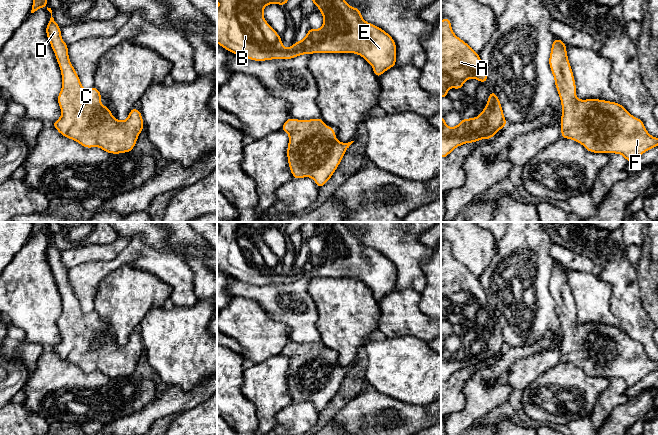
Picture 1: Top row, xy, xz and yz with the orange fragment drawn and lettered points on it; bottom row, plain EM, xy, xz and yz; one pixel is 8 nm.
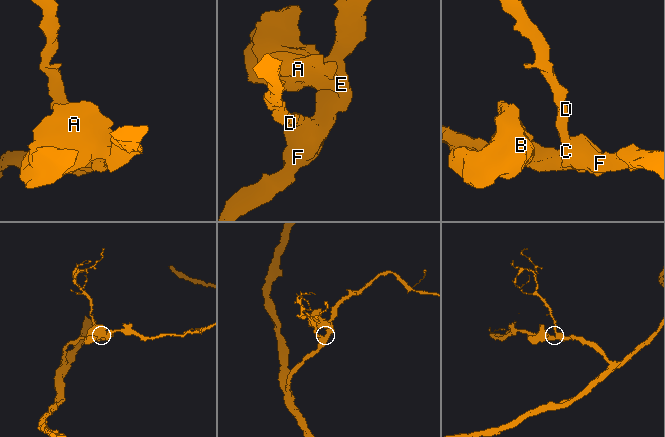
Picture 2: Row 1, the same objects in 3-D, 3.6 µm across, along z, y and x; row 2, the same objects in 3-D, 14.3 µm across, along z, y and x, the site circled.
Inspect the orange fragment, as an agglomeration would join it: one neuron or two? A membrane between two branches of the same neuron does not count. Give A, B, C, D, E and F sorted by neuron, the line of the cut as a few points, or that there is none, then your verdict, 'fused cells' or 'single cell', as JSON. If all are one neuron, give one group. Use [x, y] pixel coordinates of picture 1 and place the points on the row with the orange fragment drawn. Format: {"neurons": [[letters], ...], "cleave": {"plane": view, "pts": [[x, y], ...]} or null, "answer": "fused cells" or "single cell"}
{"neurons": [["A", "B", "C", "D", "E", "F"]], "cleave": null, "answer": "single cell"}

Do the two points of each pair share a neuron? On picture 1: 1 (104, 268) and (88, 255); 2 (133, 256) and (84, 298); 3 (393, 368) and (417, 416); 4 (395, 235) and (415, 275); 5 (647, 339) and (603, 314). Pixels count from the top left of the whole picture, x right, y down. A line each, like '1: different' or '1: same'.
1: different
2: same
3: different
4: same
5: different

